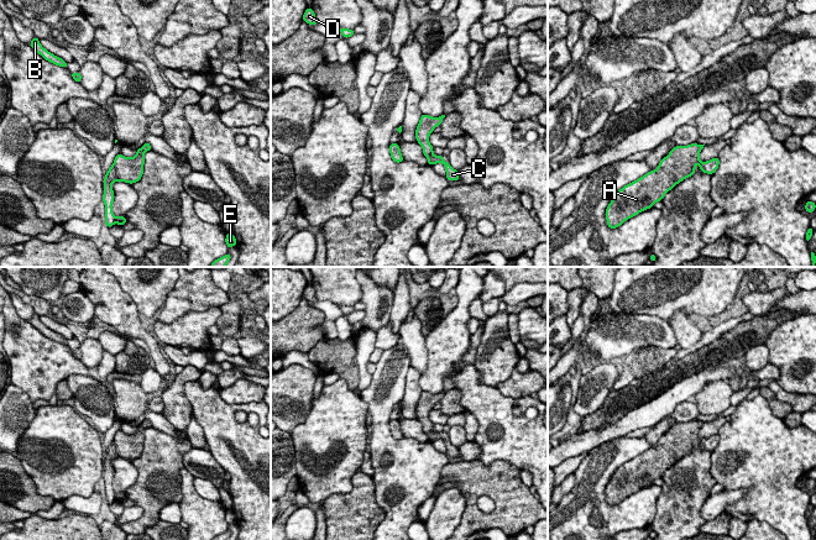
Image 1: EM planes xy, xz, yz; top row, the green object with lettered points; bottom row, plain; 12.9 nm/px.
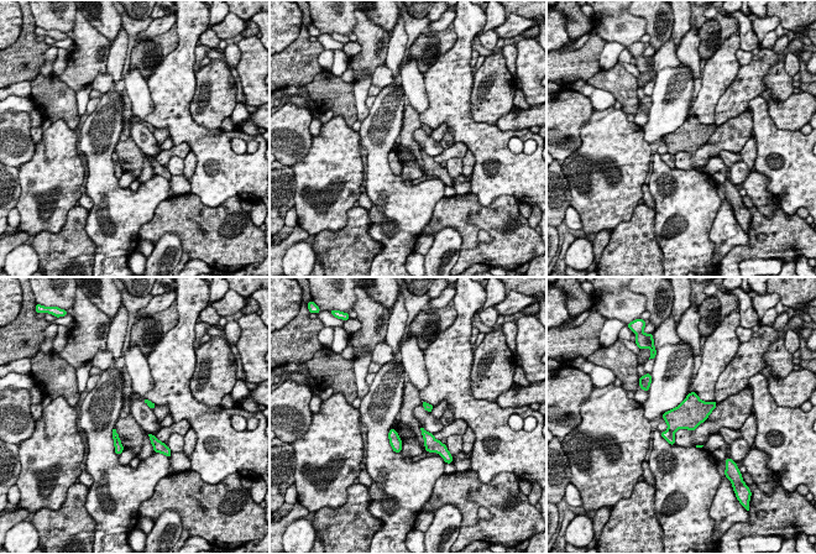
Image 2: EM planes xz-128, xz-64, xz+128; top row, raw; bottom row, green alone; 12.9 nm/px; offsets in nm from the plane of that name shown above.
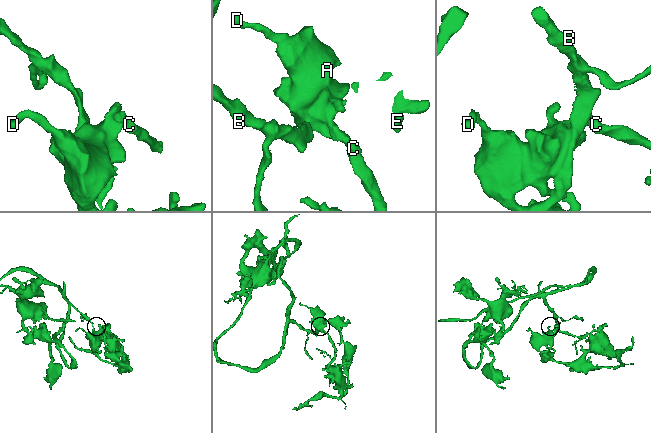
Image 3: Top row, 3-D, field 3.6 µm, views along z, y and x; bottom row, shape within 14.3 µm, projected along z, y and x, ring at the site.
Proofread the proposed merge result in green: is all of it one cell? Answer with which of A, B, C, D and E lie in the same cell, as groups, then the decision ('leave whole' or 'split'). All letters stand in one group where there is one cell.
groups A B C D E; leave whole

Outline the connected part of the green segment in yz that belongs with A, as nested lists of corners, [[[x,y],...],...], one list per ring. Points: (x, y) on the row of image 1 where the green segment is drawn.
[[[691,143],[675,146],[664,157],[655,171],[650,171],[637,180],[619,189],[606,209],[606,220],[610,229],[619,227],[628,219],[638,215],[665,196],[676,184],[691,177],[700,164],[700,171],[713,174],[718,168],[718,157],[707,162],[699,158],[705,145]]]

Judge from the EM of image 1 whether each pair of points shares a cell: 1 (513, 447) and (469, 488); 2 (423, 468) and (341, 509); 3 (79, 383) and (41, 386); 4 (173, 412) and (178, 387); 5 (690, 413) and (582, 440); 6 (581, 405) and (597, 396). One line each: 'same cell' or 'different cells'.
1: different cells
2: different cells
3: different cells
4: same cell
5: different cells
6: same cell

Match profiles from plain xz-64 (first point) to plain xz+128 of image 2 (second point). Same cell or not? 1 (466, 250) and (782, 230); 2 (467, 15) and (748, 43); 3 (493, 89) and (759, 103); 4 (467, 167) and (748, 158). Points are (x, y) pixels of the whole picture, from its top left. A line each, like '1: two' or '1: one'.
1: one
2: two
3: two
4: one

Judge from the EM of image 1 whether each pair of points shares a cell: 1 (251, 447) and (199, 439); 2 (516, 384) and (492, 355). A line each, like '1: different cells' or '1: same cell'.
1: different cells
2: different cells

